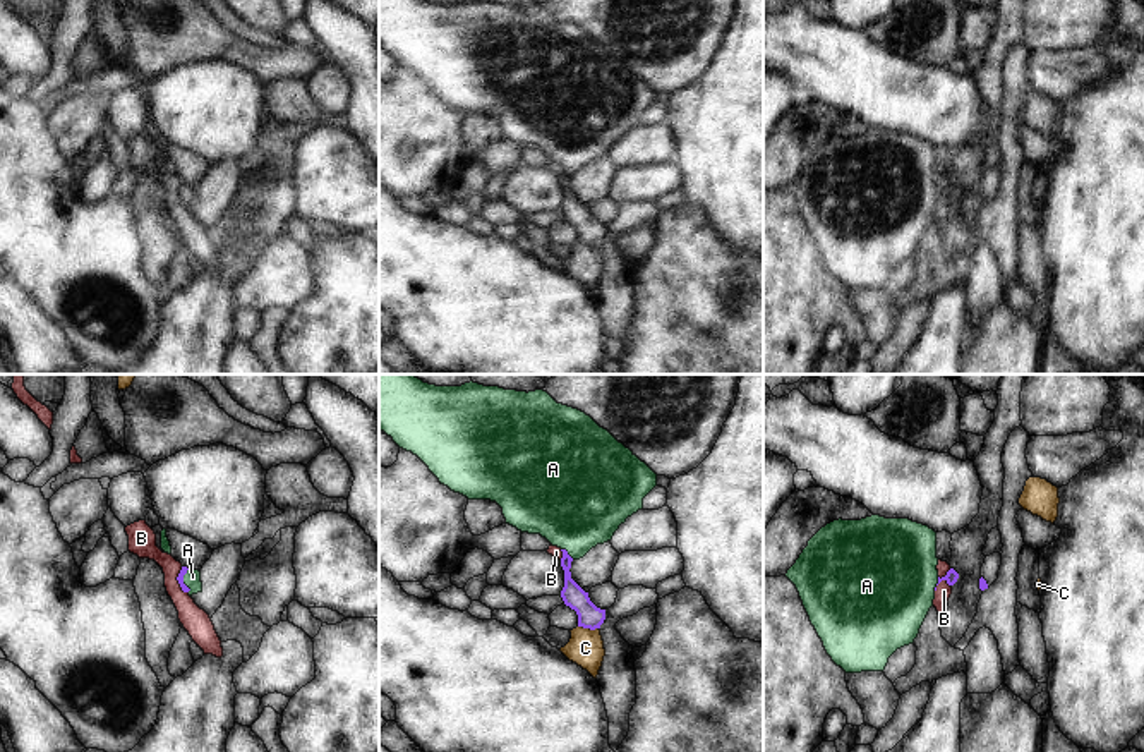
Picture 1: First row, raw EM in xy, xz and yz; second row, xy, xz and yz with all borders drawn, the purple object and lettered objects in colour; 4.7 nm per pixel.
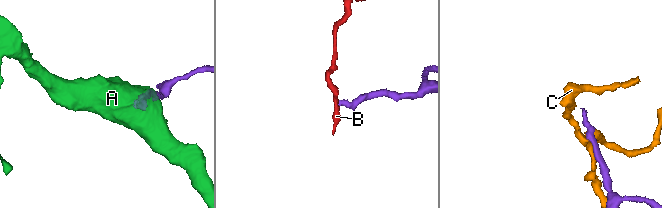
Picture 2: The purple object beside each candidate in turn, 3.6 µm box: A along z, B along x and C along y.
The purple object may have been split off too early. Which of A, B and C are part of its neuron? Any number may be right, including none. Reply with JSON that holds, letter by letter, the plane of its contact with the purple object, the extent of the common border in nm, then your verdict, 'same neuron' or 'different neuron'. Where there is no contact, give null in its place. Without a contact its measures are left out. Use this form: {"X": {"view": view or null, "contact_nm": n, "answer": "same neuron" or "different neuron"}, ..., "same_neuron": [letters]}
{"A": {"view": "xz", "contact_nm": 80, "answer": "same neuron"}, "B": {"view": "yz", "contact_nm": 130, "answer": "different neuron"}, "C": {"view": "xz", "contact_nm": 100, "answer": "different neuron"}, "same_neuron": ["A"]}

